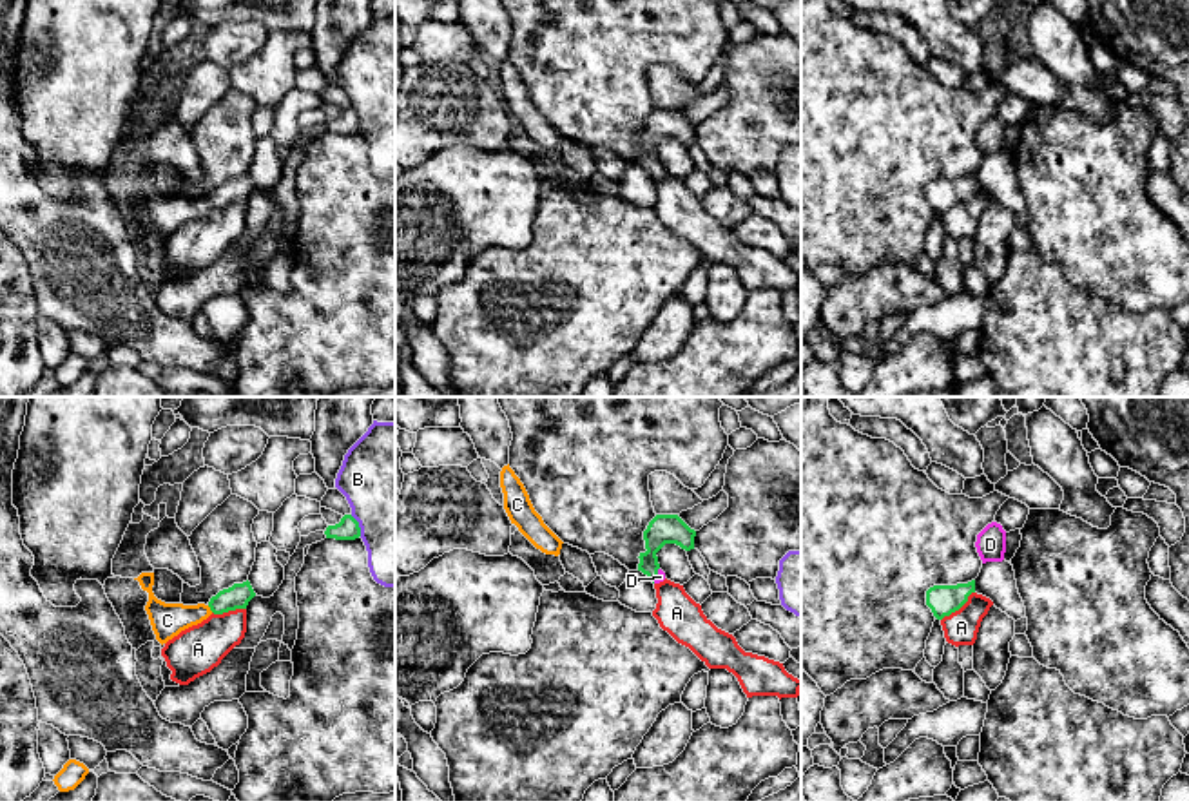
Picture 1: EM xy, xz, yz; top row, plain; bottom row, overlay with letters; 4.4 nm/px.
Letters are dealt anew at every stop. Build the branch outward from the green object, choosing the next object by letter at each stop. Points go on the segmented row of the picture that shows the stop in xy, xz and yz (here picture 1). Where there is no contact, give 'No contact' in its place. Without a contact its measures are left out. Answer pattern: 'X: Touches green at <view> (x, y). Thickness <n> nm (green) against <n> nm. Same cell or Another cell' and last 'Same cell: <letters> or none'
A: Touches green at yz (957, 609). Thickness 140 nm (green) against 150 nm. Another cell
B: Touches green at xy (357, 526). Thickness 100 nm (green) against 440 nm. Another cell
C: Touches green at xy (211, 609). Thickness 110 nm (green) against 150 nm. Same cell
D: Touches green at xz (657, 575). Thickness 130 nm (green) against 40 nm. Same cell
Same cell: C, D

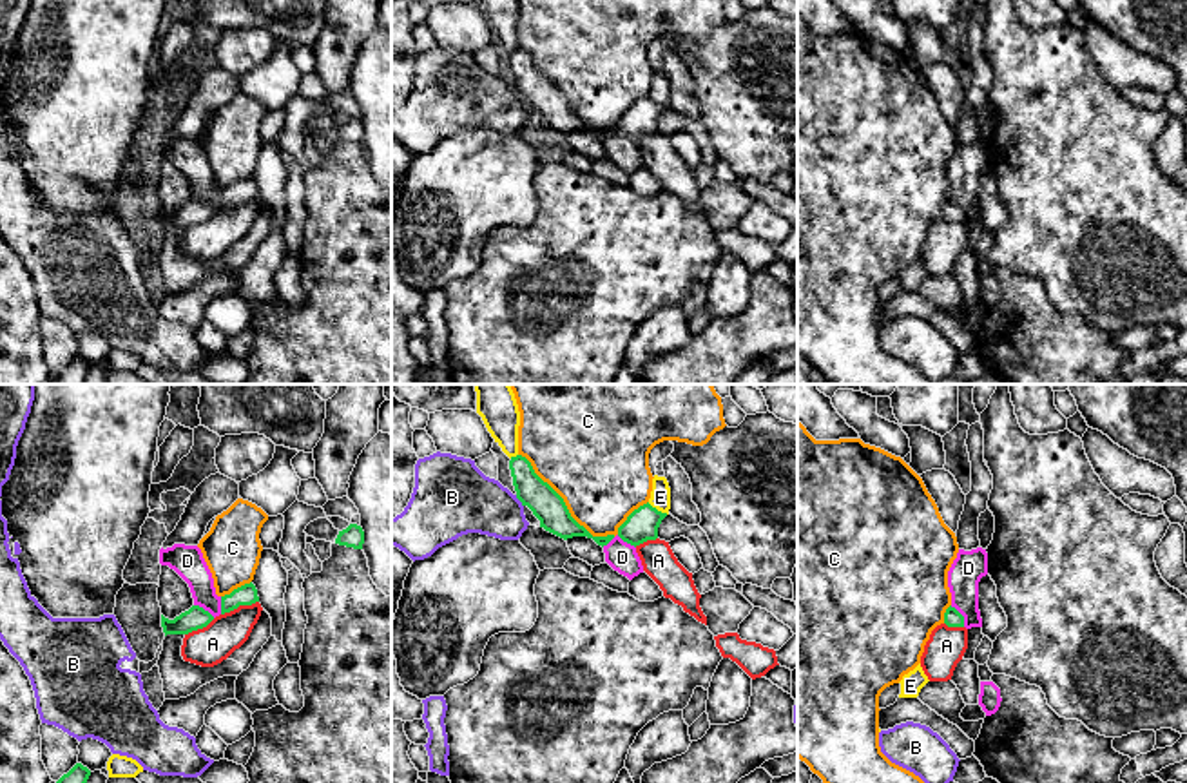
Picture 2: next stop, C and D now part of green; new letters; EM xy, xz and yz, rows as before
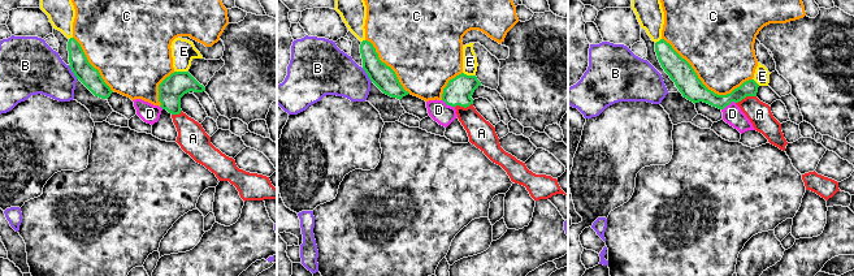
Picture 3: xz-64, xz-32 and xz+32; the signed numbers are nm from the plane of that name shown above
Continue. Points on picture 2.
A: Touches green at xy (240, 604). Thickness 90 nm (green) against 170 nm. Another cell
B: Touches green at xz (519, 499). Thickness 150 nm (green) against 300 nm. Another cell
C: Touches green at xz (579, 524). Thickness 150 nm (green) against 420 nm. Another cell
D: Touches green at xz (618, 535). Thickness 150 nm (green) against 140 nm. Another cell
E: Touches green at xz (656, 510). Thickness 150 nm (green) against 100 nm. Another cell
Same cell: none

